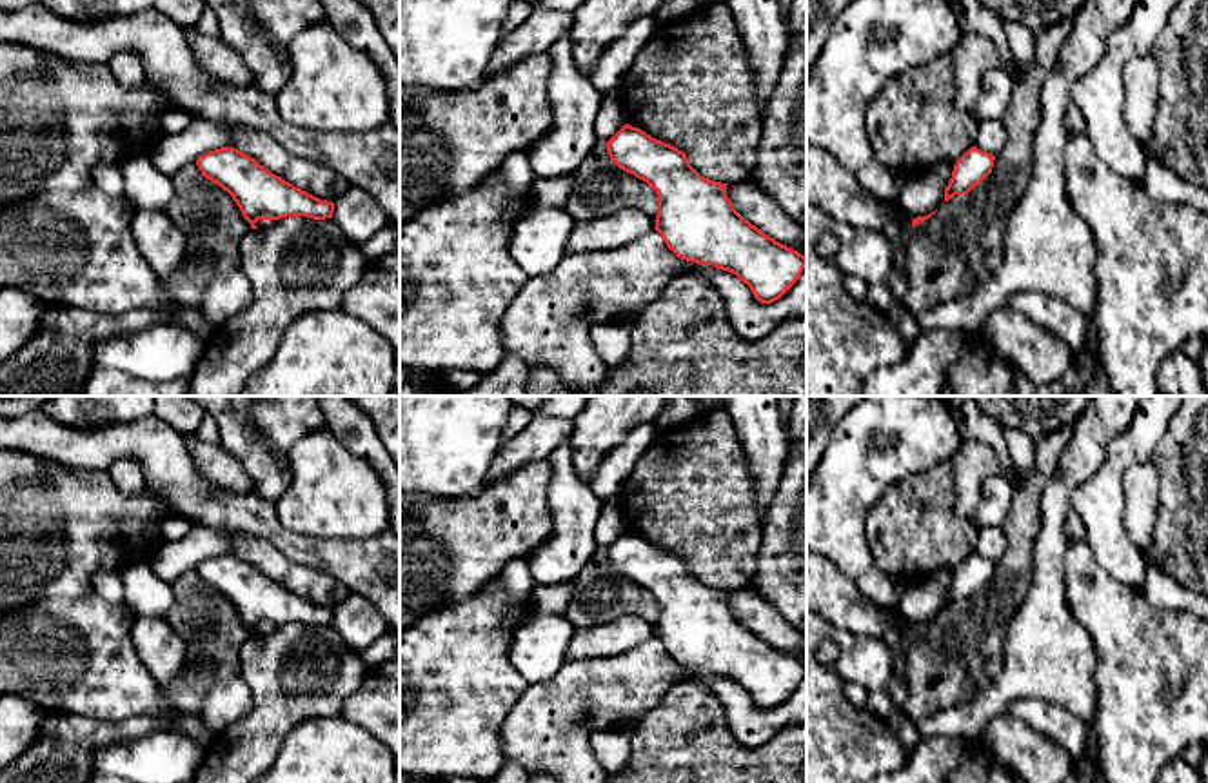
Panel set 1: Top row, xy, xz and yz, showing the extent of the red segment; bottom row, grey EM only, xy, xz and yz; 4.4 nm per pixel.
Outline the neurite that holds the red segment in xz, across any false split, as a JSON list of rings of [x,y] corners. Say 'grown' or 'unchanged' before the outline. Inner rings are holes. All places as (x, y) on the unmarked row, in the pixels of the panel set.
unchanged; [[[625,530],[607,550],[619,576],[647,589],[658,601],[656,638],[681,667],[736,681],[761,710],[779,707],[801,683],[807,665],[745,627],[727,603],[727,592],[701,583],[678,554]]]

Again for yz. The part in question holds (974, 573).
unchanged; [[[975,552],[970,554],[954,572],[952,585],[945,596],[945,609],[956,601],[968,601],[979,592],[994,574],[994,561],[988,561]]]

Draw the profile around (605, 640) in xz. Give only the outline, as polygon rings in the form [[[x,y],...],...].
[[[625,614],[614,621],[574,630],[565,661],[581,658],[610,658],[654,638],[654,623],[638,614]]]

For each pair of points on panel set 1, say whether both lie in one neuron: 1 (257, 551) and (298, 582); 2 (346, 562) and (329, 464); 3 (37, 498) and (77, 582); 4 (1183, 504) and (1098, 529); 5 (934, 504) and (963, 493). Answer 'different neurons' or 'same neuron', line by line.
1: same neuron
2: different neurons
3: same neuron
4: different neurons
5: different neurons

